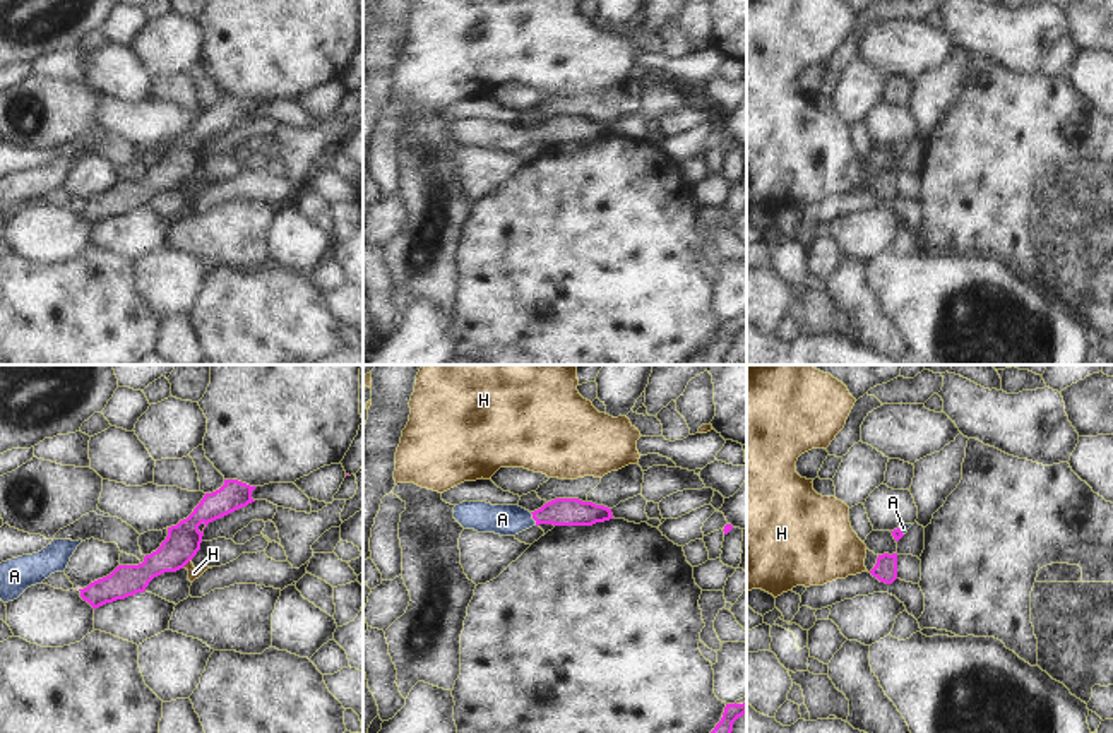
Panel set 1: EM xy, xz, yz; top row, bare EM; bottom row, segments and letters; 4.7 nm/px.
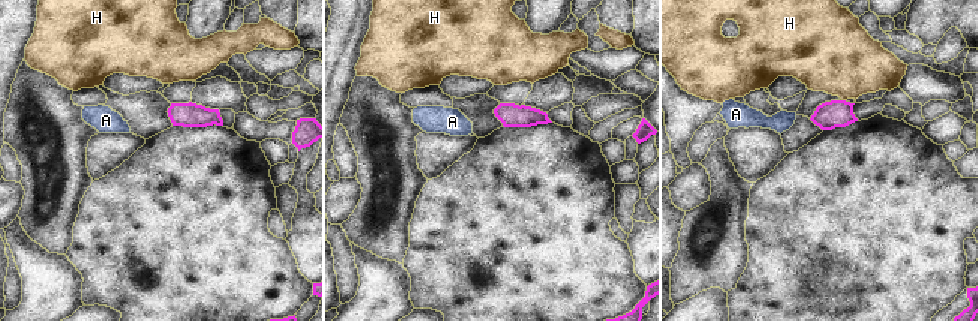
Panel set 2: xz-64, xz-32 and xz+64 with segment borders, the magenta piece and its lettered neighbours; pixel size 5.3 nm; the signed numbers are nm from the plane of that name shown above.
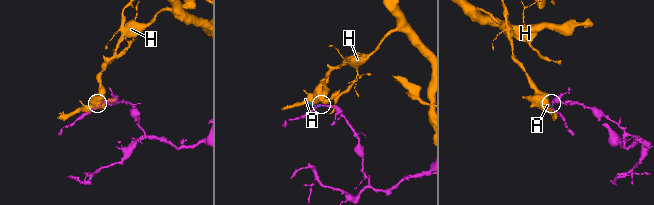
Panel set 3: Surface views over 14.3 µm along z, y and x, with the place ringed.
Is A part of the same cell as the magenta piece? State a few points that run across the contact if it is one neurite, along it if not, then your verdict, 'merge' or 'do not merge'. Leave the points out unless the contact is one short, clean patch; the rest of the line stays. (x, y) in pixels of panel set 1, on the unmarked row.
line xz (560, 127), (533, 134), (502, 136); merge

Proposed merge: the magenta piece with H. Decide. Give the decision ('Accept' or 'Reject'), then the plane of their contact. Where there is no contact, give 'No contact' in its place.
Reject. Touches magenta in xy

